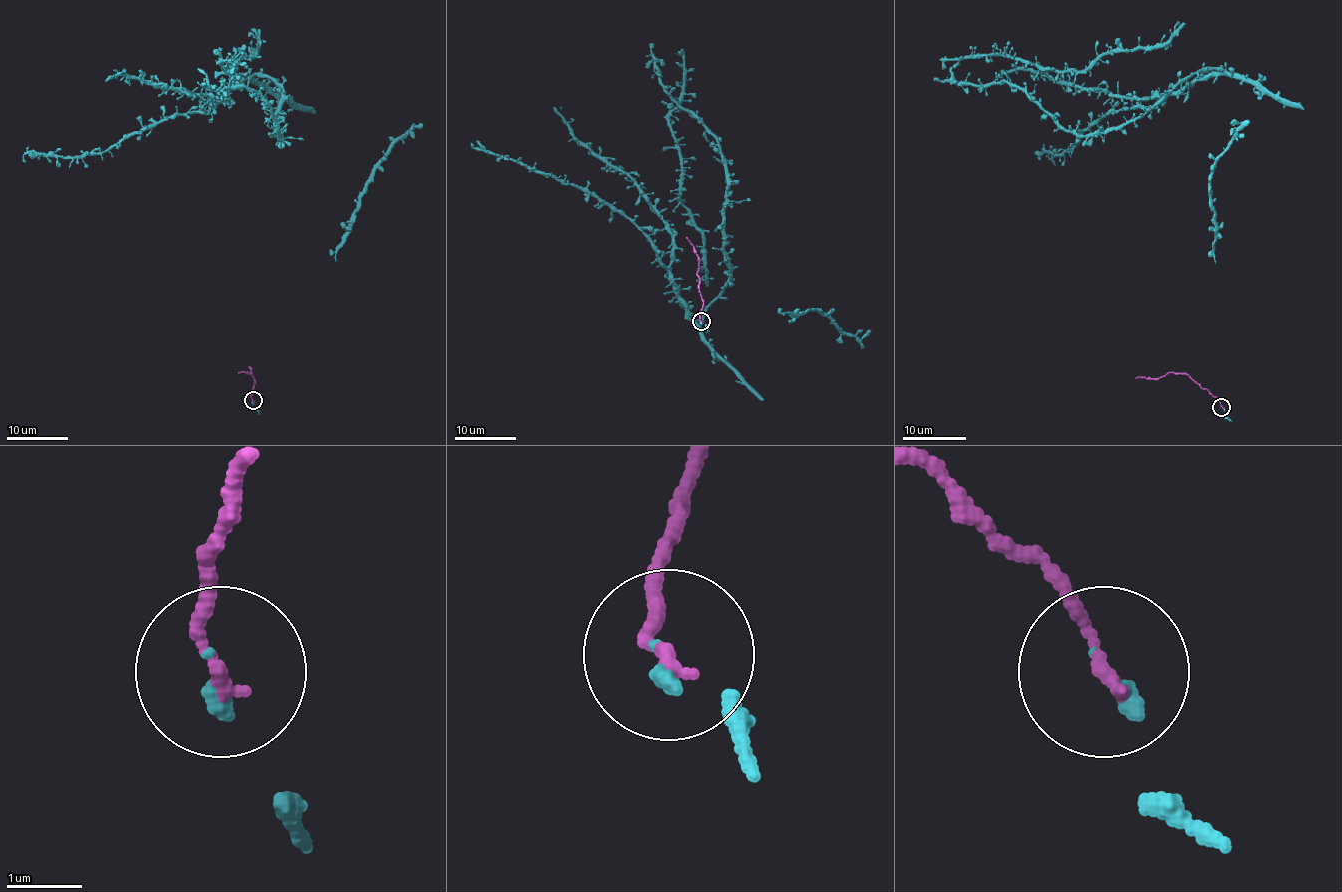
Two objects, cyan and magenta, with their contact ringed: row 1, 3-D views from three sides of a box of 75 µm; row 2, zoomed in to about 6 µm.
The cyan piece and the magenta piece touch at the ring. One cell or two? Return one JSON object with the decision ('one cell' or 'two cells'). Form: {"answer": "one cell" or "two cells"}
{"answer": "one cell"}

